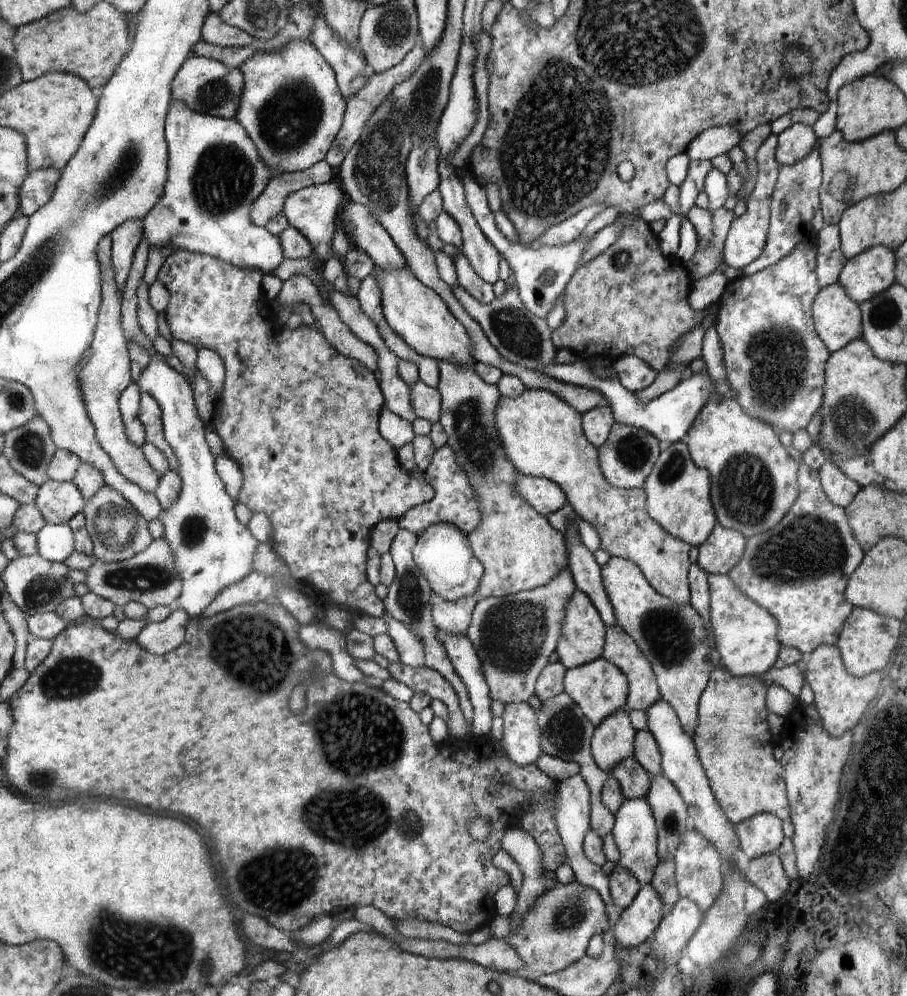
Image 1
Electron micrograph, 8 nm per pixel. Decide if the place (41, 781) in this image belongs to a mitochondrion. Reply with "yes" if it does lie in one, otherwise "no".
yes

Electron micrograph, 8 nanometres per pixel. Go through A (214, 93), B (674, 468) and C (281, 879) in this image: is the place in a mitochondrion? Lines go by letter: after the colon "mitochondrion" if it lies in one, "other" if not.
A: mitochondrion
B: mitochondrion
C: mitochondrion

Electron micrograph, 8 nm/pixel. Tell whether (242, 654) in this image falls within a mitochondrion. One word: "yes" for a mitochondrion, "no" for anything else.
yes

